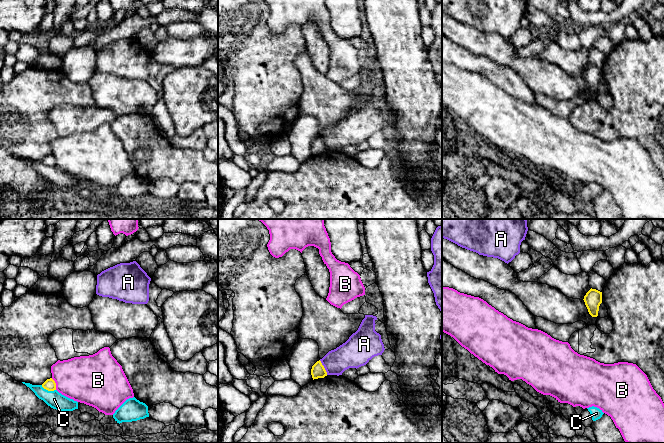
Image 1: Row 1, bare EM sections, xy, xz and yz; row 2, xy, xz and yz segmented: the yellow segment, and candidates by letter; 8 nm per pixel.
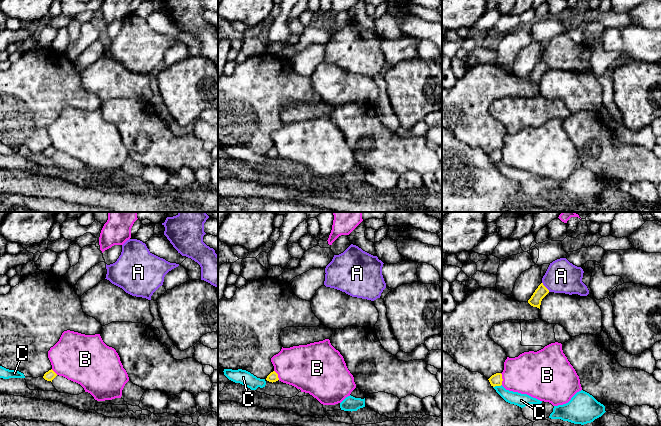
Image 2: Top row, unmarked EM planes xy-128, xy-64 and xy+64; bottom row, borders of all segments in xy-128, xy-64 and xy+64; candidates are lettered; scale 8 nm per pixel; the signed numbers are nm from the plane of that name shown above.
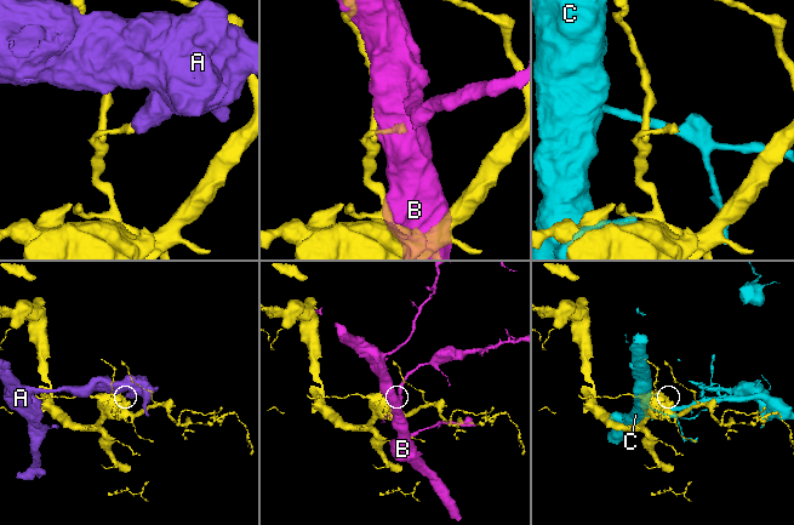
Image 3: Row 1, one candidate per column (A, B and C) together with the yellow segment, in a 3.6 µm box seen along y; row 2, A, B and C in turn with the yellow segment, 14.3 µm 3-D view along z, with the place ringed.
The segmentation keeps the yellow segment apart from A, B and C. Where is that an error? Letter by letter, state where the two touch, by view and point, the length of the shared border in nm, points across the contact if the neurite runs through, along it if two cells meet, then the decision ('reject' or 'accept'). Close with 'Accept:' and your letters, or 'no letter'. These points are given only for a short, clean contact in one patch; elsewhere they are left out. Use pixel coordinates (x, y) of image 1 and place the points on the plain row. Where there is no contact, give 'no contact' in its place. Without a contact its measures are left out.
A: xz (323, 143) | 140 nm | reject
B: xy (55, 160) | 100 nm | reject
C: xy (48, 166) | 130 nm | reject
Accept: no letter

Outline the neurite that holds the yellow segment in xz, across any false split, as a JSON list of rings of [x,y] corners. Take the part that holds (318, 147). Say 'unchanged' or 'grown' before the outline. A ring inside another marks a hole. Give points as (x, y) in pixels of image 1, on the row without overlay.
unchanged | [[[320,136],[317,137],[312,142],[311,151],[312,151],[313,156],[318,155],[318,154],[324,154],[325,152],[327,152],[327,148]]]

